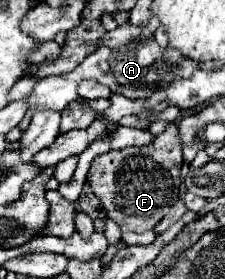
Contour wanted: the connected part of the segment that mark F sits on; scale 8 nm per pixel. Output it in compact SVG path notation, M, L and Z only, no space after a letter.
M169 122L165 132L155 136L149 146L131 146L121 154L101 154L93 160L87 180L91 182L93 194L101 200L109 218L113 218L121 232L145 232L169 212L171 204L179 198L181 186L181 140L177 136L175 122Z

